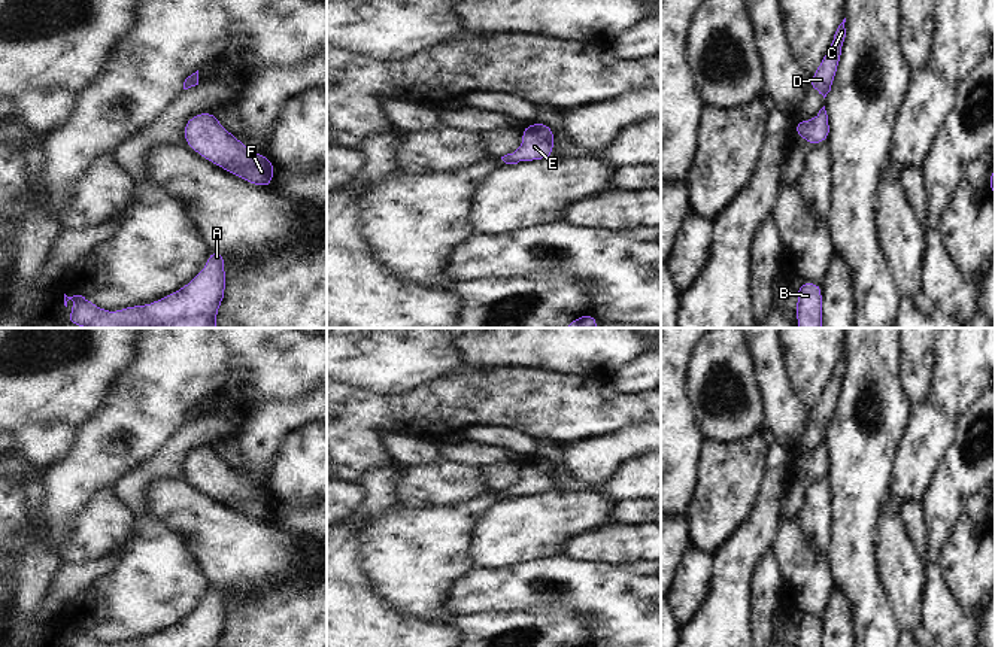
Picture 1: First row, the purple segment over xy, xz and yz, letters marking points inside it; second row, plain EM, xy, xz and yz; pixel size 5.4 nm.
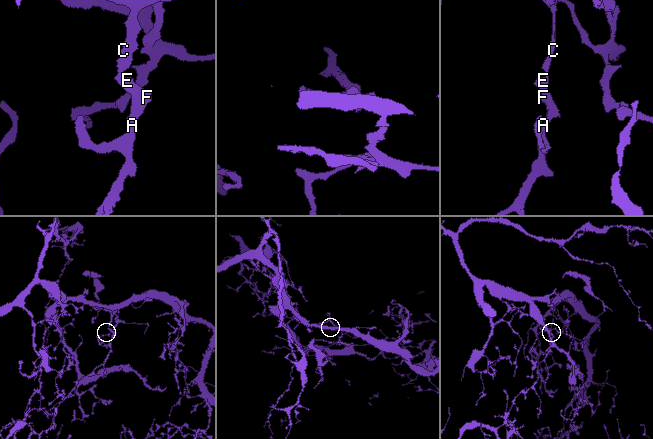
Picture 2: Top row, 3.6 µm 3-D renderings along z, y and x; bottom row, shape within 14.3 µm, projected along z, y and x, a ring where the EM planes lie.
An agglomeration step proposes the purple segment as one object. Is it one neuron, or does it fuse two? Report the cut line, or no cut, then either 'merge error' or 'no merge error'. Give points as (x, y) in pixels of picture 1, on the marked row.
no cut | no merge error

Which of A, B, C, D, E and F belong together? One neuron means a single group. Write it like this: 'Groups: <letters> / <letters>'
Groups: A B C D E F

